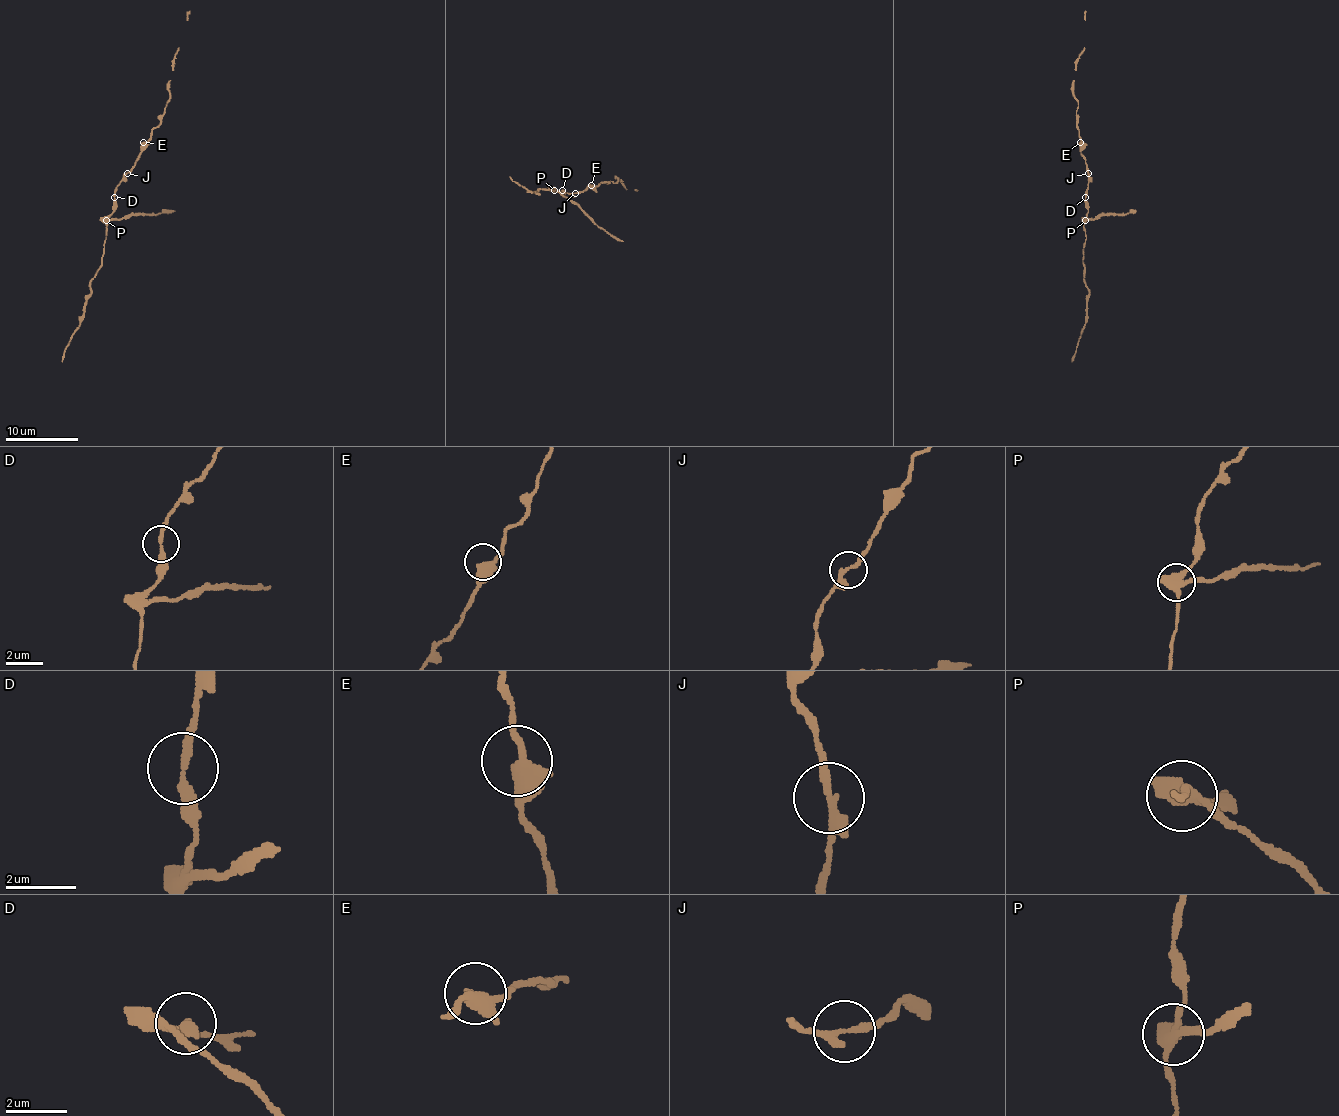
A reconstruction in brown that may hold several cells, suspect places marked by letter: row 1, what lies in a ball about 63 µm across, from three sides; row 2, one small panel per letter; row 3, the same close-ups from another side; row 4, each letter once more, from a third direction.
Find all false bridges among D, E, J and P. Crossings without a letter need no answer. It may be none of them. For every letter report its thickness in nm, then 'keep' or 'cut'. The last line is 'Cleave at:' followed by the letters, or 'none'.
D: 220 nm thick; keep
E: 320 nm thick; keep
J: 180 nm thick; keep
P: 360 nm thick; cut
Cleave at: P

